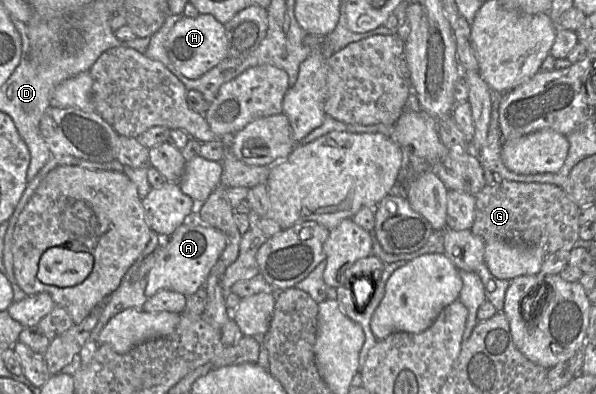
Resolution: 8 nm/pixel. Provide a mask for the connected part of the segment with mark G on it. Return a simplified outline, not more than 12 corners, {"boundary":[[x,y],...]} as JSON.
{"boundary":[[502,181],[475,198],[485,244],[570,252],[580,207],[559,186]]}

